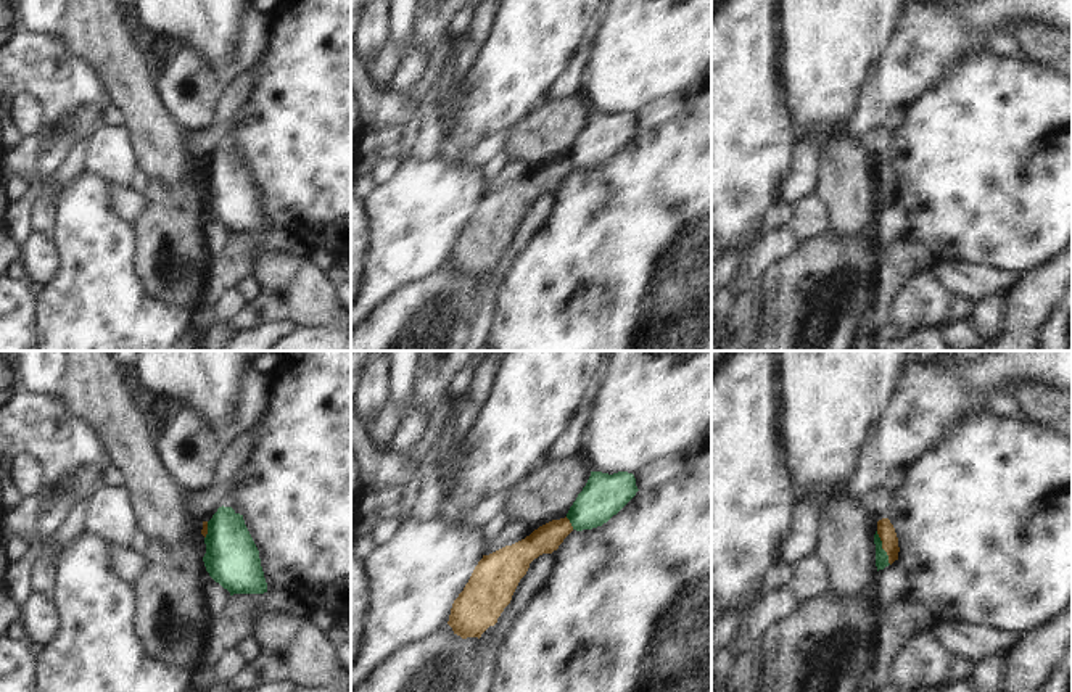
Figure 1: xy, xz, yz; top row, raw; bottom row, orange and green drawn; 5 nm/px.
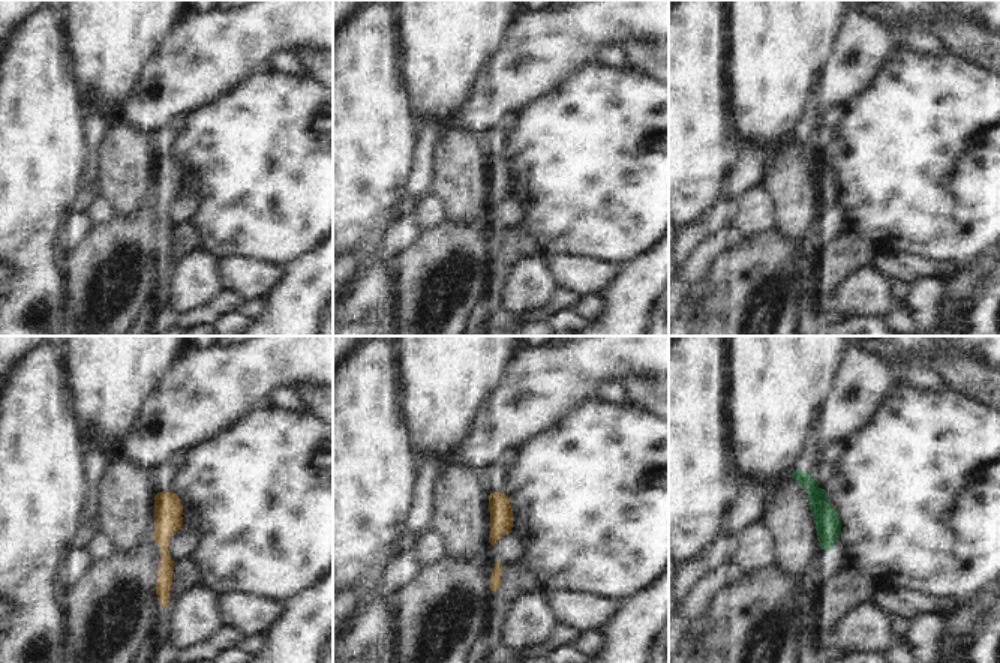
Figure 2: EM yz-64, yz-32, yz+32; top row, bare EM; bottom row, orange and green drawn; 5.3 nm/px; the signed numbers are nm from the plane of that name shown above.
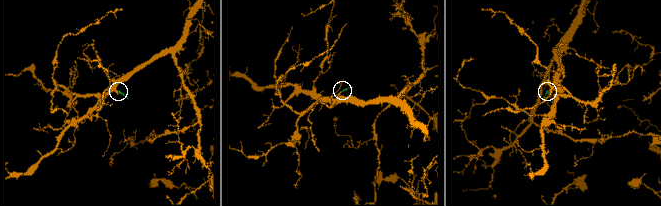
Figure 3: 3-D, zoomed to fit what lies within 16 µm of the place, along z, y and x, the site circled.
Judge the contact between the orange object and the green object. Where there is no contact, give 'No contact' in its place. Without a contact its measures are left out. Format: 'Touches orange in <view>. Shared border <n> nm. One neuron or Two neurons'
Touches orange in yz. Shared border 180 nm. Two neurons.

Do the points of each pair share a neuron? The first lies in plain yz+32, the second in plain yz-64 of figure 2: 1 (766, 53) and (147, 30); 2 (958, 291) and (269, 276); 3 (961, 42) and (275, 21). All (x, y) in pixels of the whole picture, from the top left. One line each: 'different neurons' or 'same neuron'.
1: same neuron
2: different neurons
3: different neurons

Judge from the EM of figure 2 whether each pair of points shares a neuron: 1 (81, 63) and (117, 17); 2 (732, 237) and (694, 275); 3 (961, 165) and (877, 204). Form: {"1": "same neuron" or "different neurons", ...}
{"1": "same neuron", "2": "same neuron", "3": "same neuron"}

